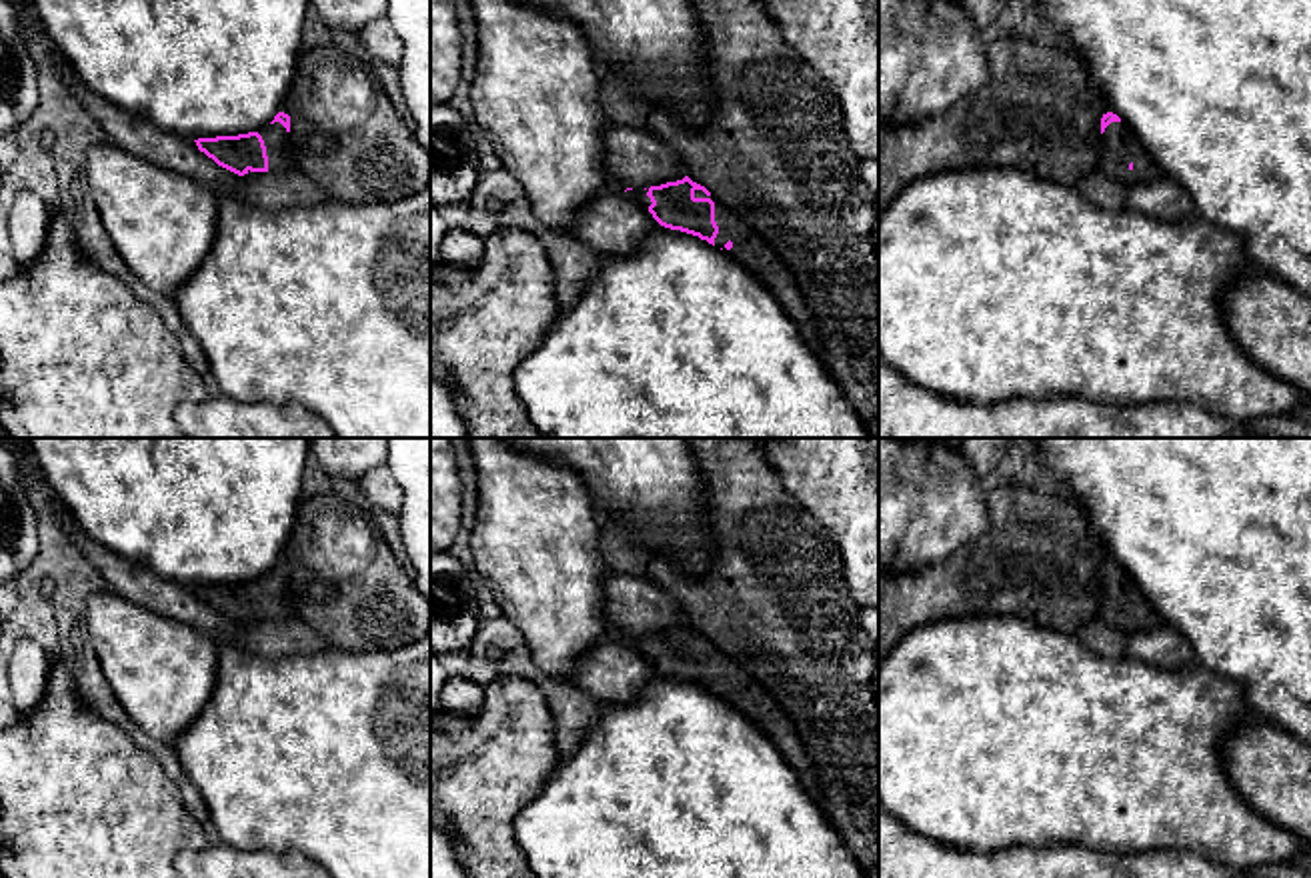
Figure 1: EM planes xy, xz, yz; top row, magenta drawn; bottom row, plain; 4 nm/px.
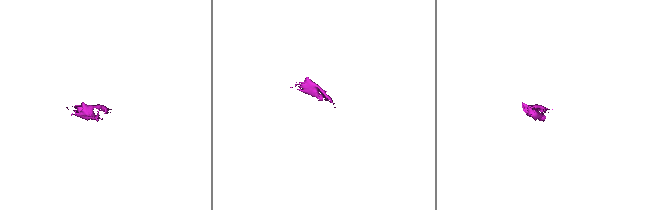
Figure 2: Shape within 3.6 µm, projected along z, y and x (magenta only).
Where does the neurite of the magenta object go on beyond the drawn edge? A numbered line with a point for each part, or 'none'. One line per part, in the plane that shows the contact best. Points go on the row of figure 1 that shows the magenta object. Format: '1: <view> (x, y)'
1: xz (613, 184)
2: xz (749, 248)

